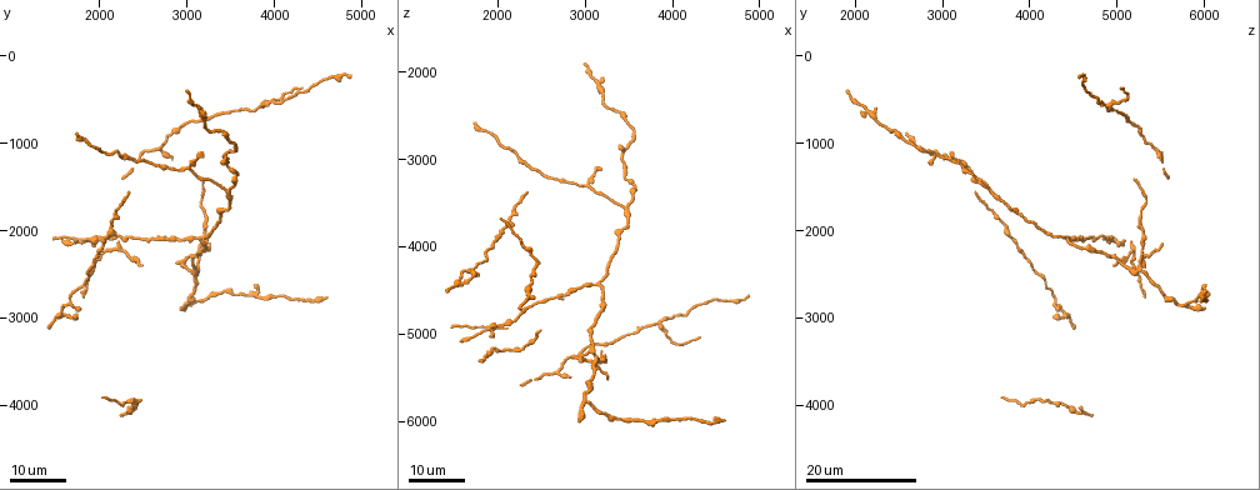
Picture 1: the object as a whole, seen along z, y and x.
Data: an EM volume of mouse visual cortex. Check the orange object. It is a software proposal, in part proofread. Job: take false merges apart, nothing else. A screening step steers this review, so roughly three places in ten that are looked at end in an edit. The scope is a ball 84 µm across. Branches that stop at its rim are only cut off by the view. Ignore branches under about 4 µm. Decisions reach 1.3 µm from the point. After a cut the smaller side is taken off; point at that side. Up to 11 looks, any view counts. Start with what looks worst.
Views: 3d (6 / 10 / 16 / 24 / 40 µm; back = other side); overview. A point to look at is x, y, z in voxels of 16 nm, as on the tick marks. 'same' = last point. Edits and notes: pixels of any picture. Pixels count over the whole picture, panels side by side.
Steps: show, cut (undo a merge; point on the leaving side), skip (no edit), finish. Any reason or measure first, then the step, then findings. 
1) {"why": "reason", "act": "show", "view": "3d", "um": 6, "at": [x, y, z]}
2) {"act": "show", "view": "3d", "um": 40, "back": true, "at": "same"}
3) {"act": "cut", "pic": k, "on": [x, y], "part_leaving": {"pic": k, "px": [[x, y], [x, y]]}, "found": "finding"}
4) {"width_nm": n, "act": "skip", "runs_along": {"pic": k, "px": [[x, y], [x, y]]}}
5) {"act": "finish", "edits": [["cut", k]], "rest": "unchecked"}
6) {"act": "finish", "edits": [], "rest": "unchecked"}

{"why": "branch point", "act": "show", "view": "3d", "um": 16, "at": [3050, 1300, 3250]}

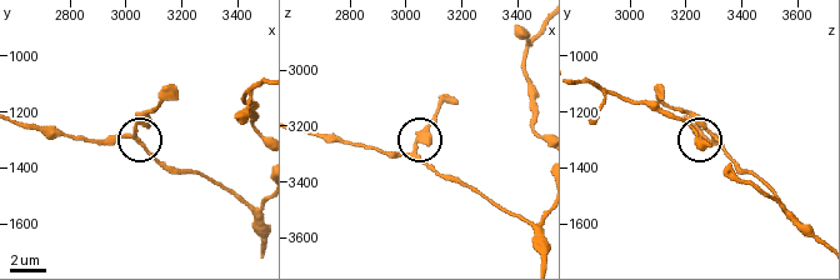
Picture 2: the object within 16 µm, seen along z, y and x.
{"act": "show", "view": "3d", "um": 6, "at": [3030, 1280, 3280]}

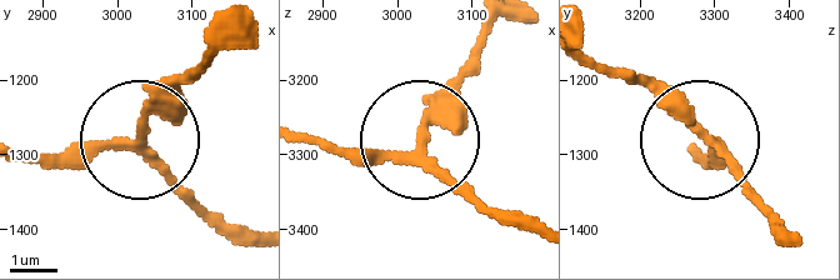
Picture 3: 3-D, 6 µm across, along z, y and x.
{"arms": 3, "act": "skip", "runs_along": {"pic": 3, "px": [[254, 241], [143, 134], [203, 66]]}, "found": "one cell here"}

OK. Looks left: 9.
{"act": "show", "view": "3d", "um": 24, "at": [3900, 600, 4850]}

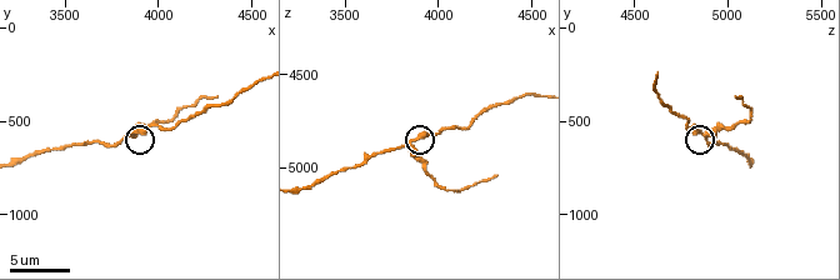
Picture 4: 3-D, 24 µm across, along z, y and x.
{"act": "show", "view": "3d", "um": 6, "at": [3860, 580, 4900]}

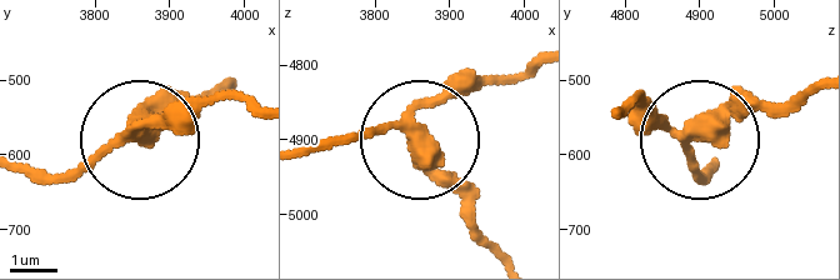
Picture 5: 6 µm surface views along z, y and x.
{"arms": 3, "act": "skip", "runs_along": {"pic": 5, "px": [[718, 166], [705, 179], [685, 150], [809, 86]]}, "found": "one cell here"}

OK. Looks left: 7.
{"why": "arms run side by side", "act": "show", "view": "3d", "um": 24, "at": [1950, 2100, 4950]}

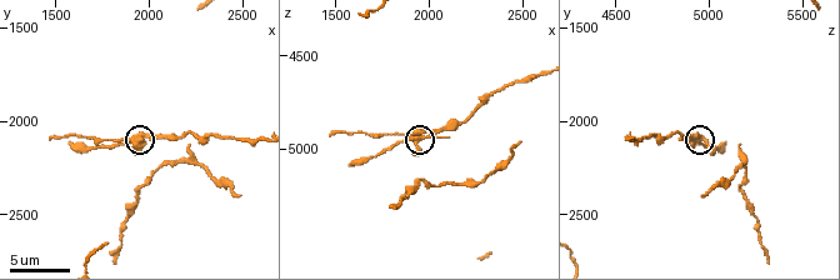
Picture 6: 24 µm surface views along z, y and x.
{"act": "show", "view": "3d", "um": 6, "at": [1940, 2100, 4960]}

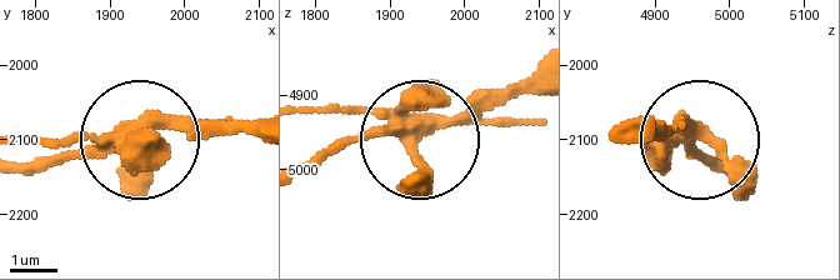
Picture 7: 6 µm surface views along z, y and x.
{"act": "cut", "pic": 7, "on": [498, 121], "part_leaving": {"pic": 7, "px": [[424, 125], [309, 113]]}, "found": "a second cell is stuck on"}

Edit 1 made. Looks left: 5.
{"why": "see it whole again", "act": "show", "view": "overview"}

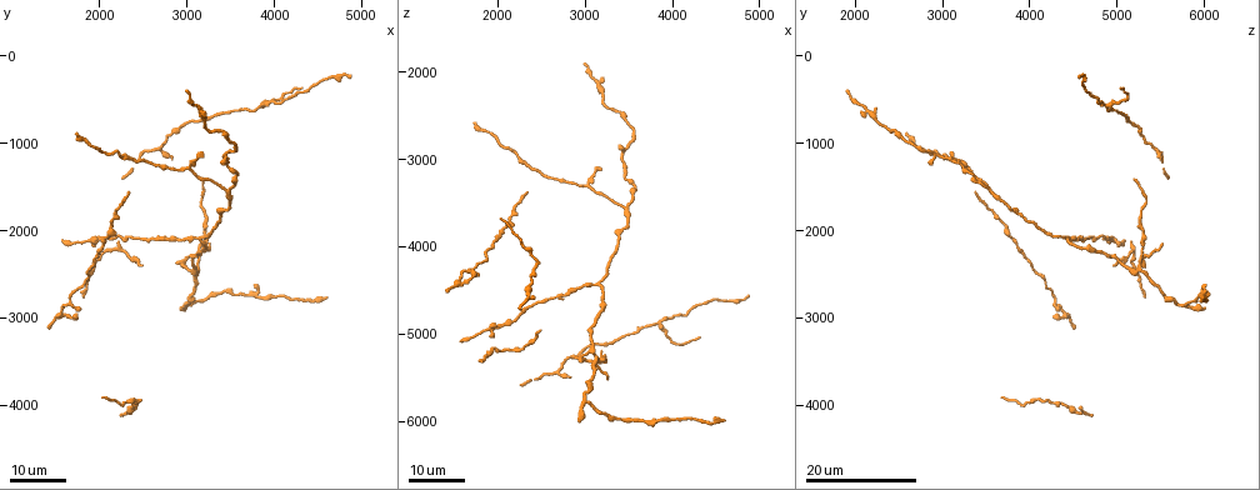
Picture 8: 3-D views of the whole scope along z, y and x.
{"why": "three arms meet", "act": "show", "view": "3d", "um": 16, "at": [3150, 2150, 4450]}

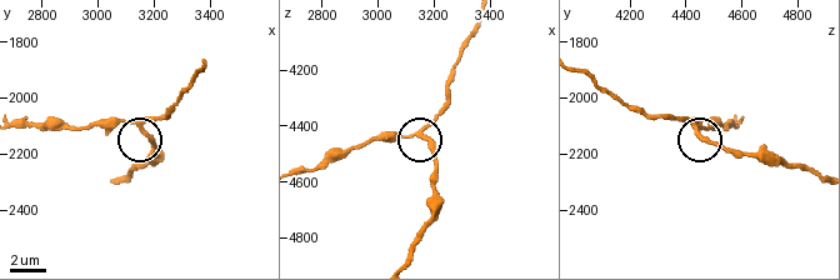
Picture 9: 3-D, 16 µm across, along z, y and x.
{"why": "closer look", "act": "show", "view": "3d", "um": 10, "at": [3170, 2110, 4440]}

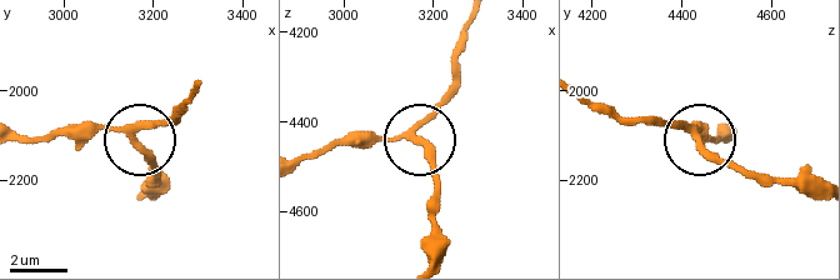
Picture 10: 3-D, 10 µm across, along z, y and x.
{"width_nm": 210, "act": "skip", "runs_along": {"pic": 10, "px": [[464, 26], [453, 91], [416, 139], [335, 141]]}, "found": "continuous, no second cell"}

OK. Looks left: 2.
{"why": "three-way junction", "act": "show", "view": "3d", "um": 16, "at": [3500, 1550, 3550]}

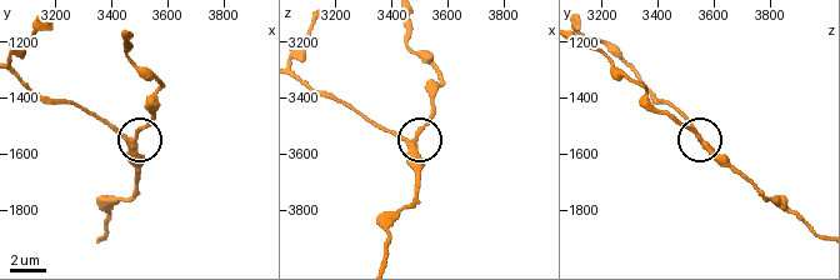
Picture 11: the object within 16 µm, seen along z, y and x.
{"act": "show", "view": "3d", "um": 6, "at": [3470, 1550, 3560]}

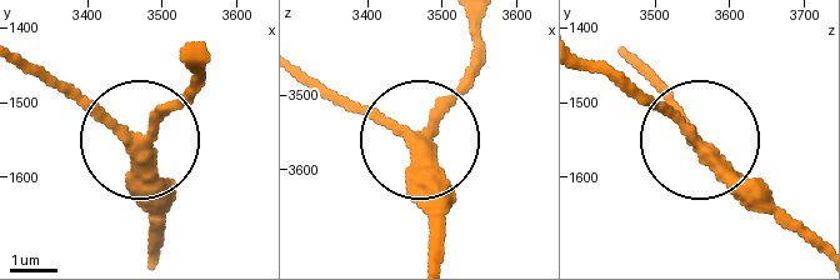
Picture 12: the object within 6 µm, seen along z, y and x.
{"side_arm_um": 40, "act": "skip", "runs_along": {"pic": 12, "px": [[433, 250], [425, 130], [476, 63]]}, "found": "continuous, no second cell"}

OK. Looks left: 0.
{"act": "finish", "edits": [["cut", 7]], "rest": "unchecked"}

